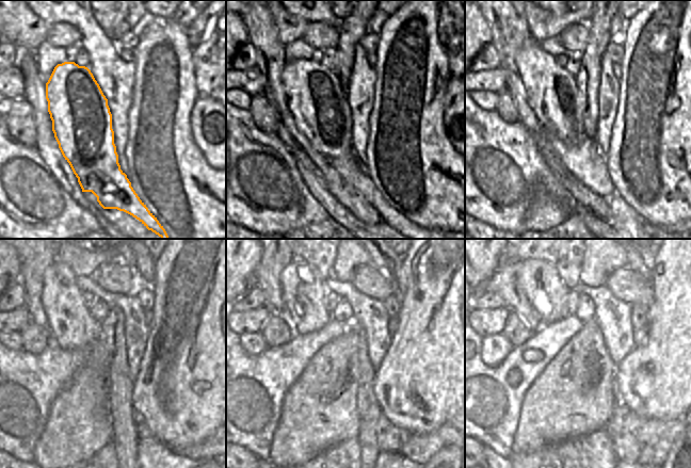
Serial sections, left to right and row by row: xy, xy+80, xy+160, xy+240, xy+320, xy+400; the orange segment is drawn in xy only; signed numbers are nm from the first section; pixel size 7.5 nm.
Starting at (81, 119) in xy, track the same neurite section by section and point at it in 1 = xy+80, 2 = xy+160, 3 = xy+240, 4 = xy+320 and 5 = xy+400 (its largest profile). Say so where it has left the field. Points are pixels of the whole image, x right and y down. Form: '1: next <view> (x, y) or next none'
1: next xy+80 (320, 110)
2: next xy+160 (551, 92)
3: next xy+240 (70, 324)
4: next xy+320 (304, 291)
5: next xy+400 (539, 280)

